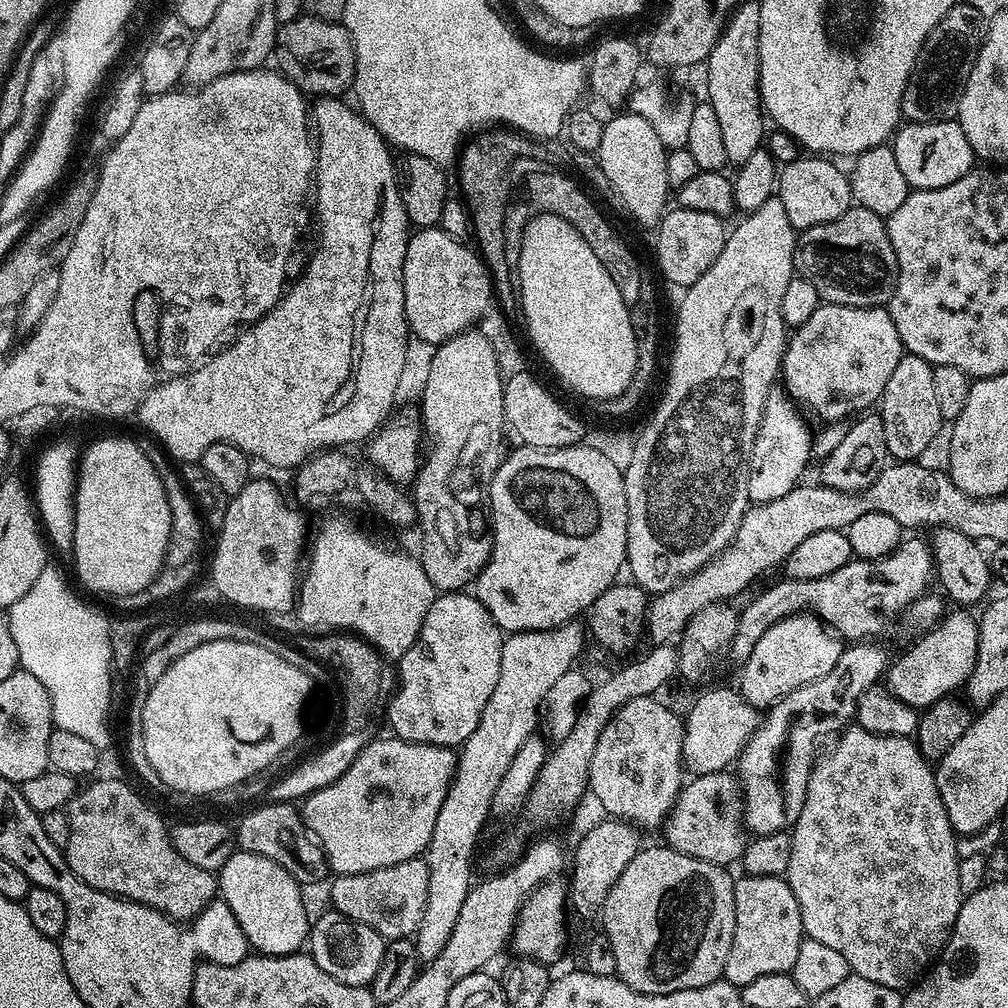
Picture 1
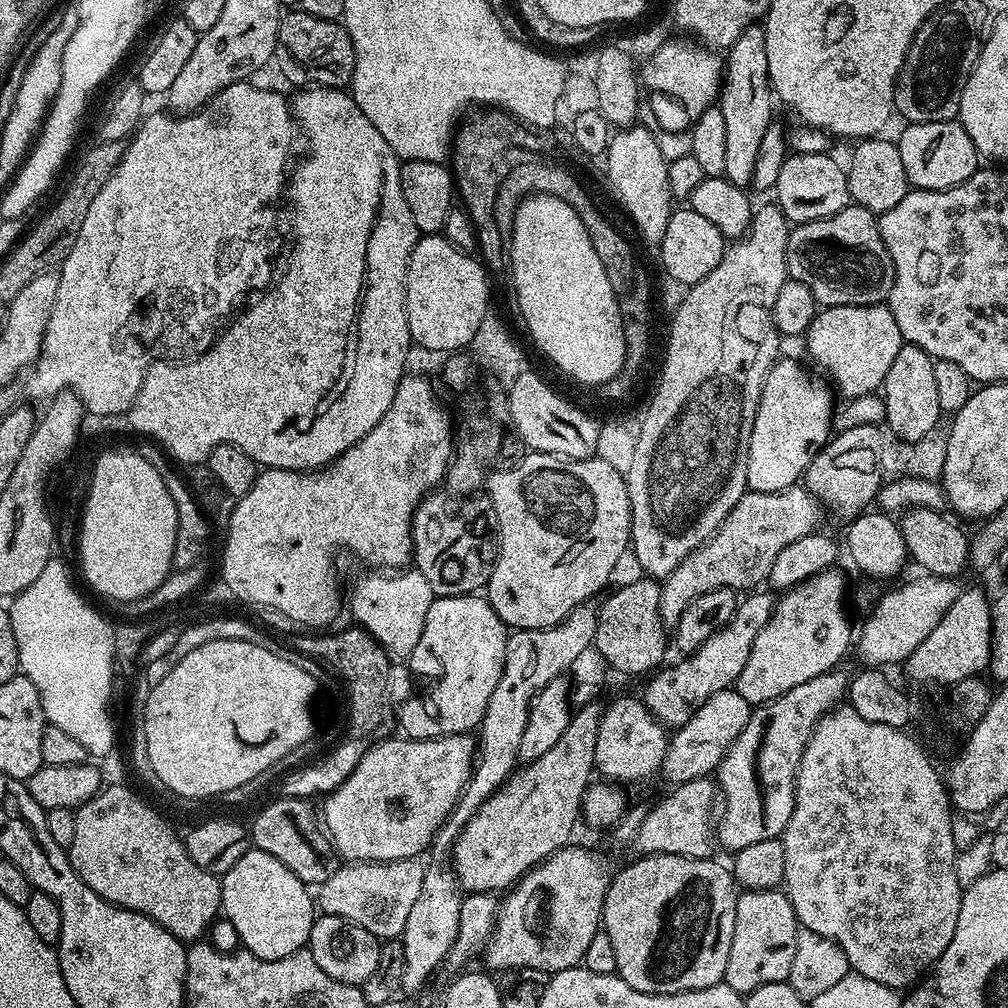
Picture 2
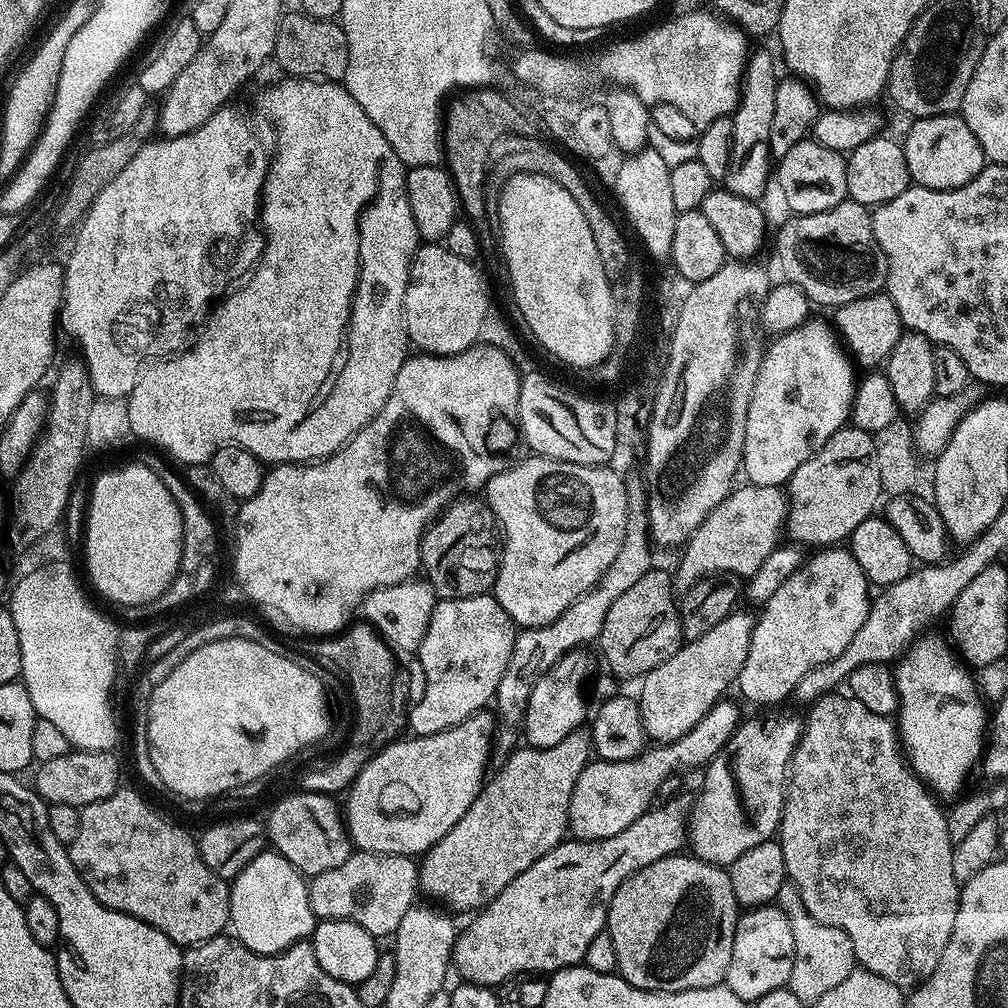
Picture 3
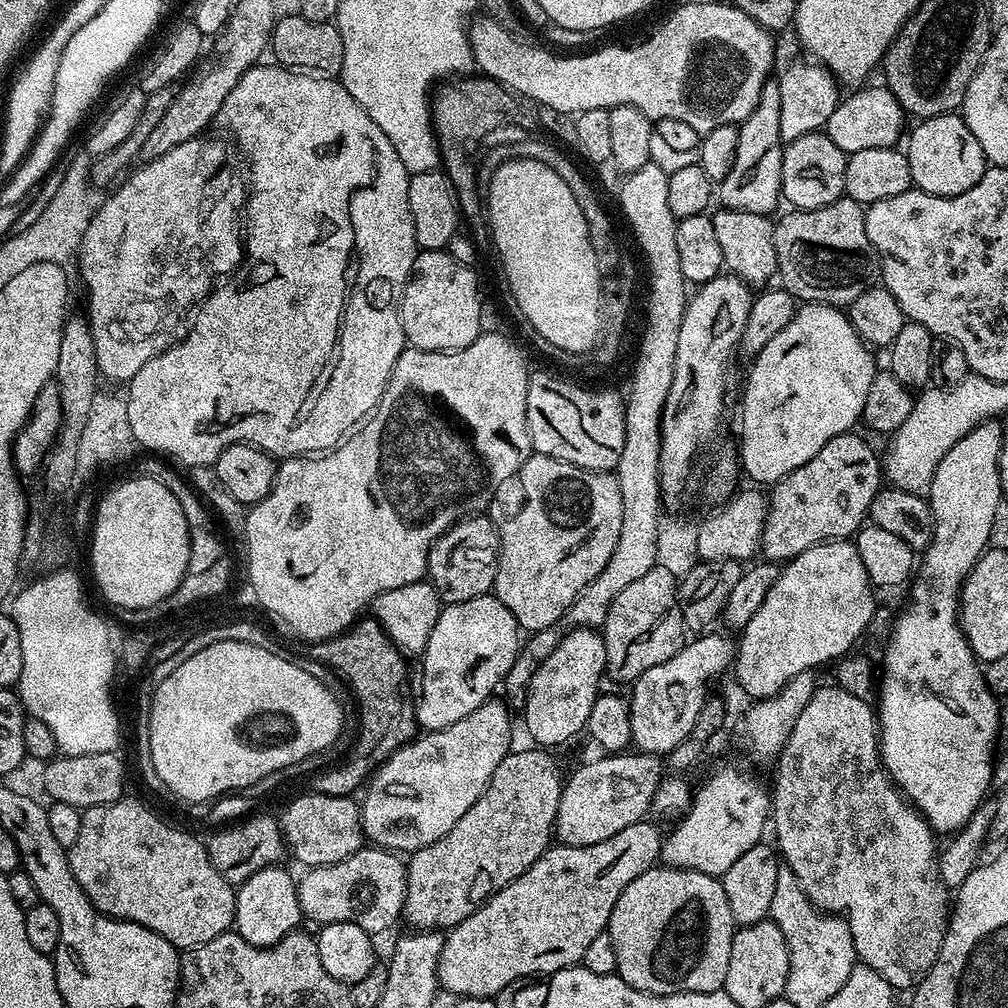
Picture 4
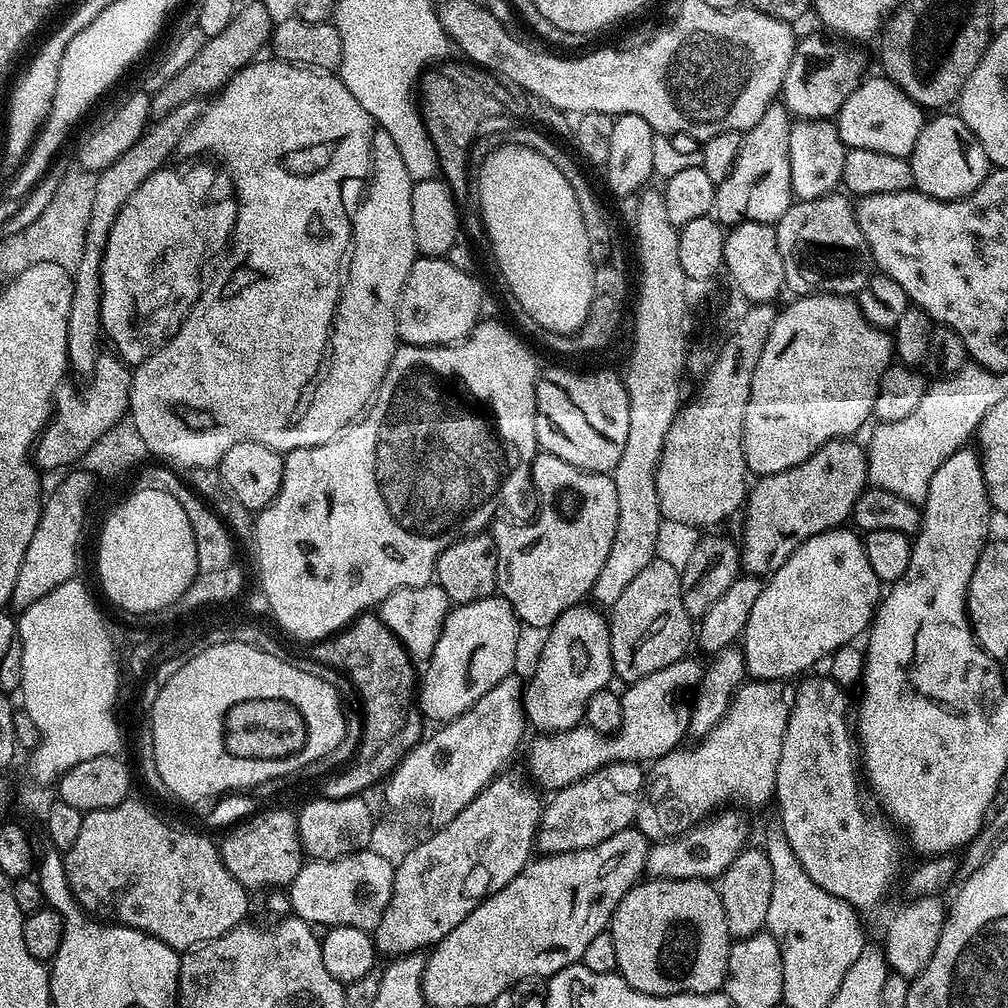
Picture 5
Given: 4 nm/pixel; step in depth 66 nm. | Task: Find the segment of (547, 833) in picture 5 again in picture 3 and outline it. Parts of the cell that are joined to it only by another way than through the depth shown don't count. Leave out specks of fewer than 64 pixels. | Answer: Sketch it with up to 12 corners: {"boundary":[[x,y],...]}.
{"boundary":[[721,698],[682,738],[578,774],[568,831],[622,834],[656,791],[703,769],[742,723]]}

